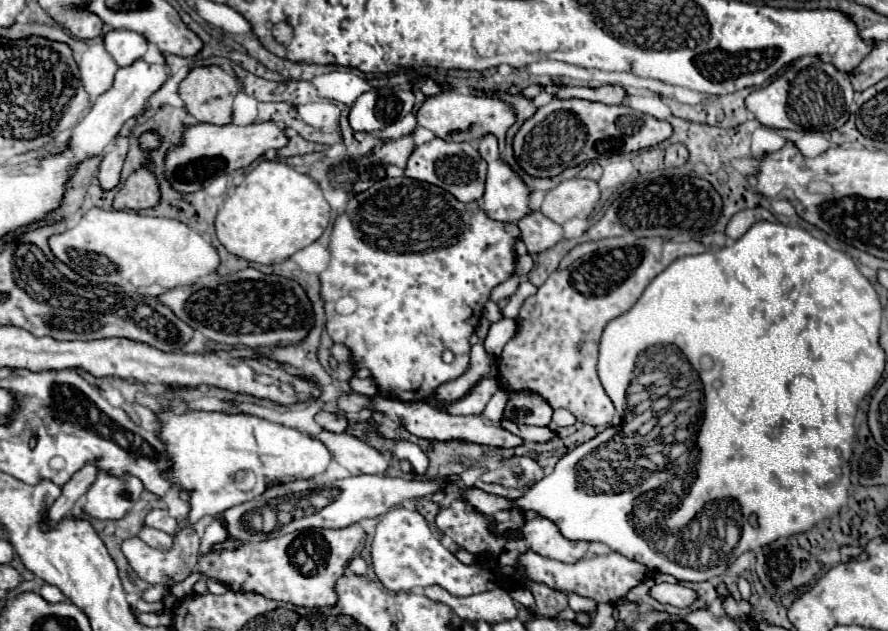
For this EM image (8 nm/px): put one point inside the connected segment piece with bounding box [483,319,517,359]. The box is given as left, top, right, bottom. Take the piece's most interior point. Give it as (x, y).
(499, 333)

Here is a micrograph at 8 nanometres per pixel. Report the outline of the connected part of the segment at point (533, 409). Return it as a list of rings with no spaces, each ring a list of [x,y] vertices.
[[[509,393],[511,399],[505,407],[503,417],[515,423],[549,427],[553,419],[553,407],[535,393]]]

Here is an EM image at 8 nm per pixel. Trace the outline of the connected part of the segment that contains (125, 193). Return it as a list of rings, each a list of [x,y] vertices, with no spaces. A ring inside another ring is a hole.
[[[139,169],[131,177],[127,177],[123,189],[117,193],[113,201],[113,207],[139,211],[139,209],[149,209],[157,203],[159,203],[159,189],[155,177],[149,171]]]

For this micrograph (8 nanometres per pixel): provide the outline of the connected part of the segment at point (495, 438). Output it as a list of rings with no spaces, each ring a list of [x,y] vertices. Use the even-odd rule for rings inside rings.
[[[345,393],[337,399],[337,409],[341,409],[343,413],[359,413],[361,409],[373,409],[383,413],[387,419],[399,423],[401,427],[405,427],[411,435],[419,437],[419,439],[429,439],[429,441],[461,441],[461,443],[477,443],[477,445],[489,445],[489,447],[519,447],[523,445],[523,439],[505,431],[503,427],[487,427],[483,423],[483,419],[479,415],[449,415],[443,411],[433,409],[431,405],[423,403],[423,401],[399,401],[399,399],[387,399],[381,395],[369,397],[369,395],[361,395],[361,393]]]

